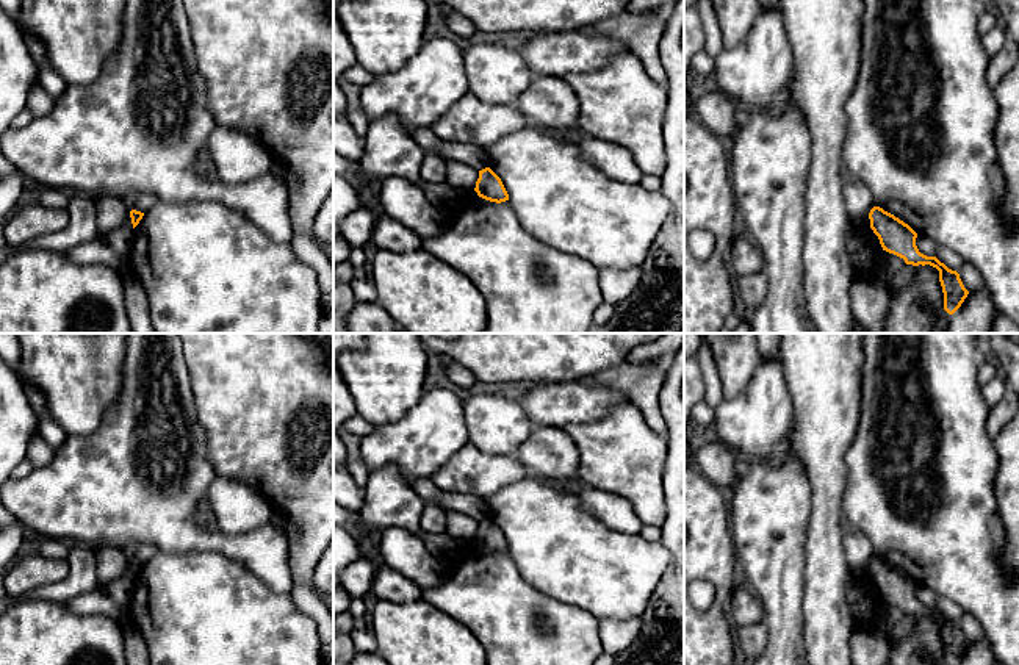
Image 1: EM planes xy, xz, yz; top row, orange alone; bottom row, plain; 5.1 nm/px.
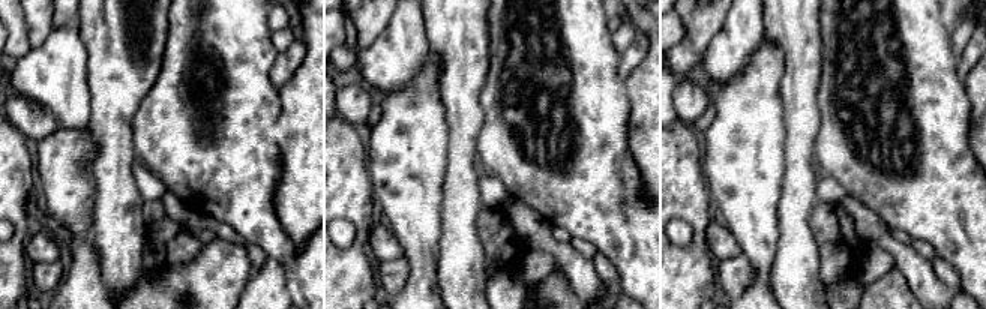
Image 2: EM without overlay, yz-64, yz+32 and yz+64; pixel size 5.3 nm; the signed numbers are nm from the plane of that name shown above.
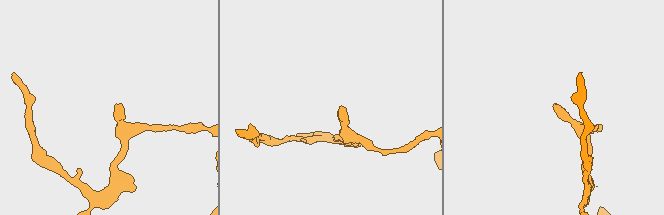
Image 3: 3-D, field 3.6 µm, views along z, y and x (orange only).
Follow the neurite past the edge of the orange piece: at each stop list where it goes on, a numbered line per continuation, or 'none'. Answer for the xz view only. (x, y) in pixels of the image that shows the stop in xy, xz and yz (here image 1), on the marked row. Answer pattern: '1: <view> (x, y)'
none

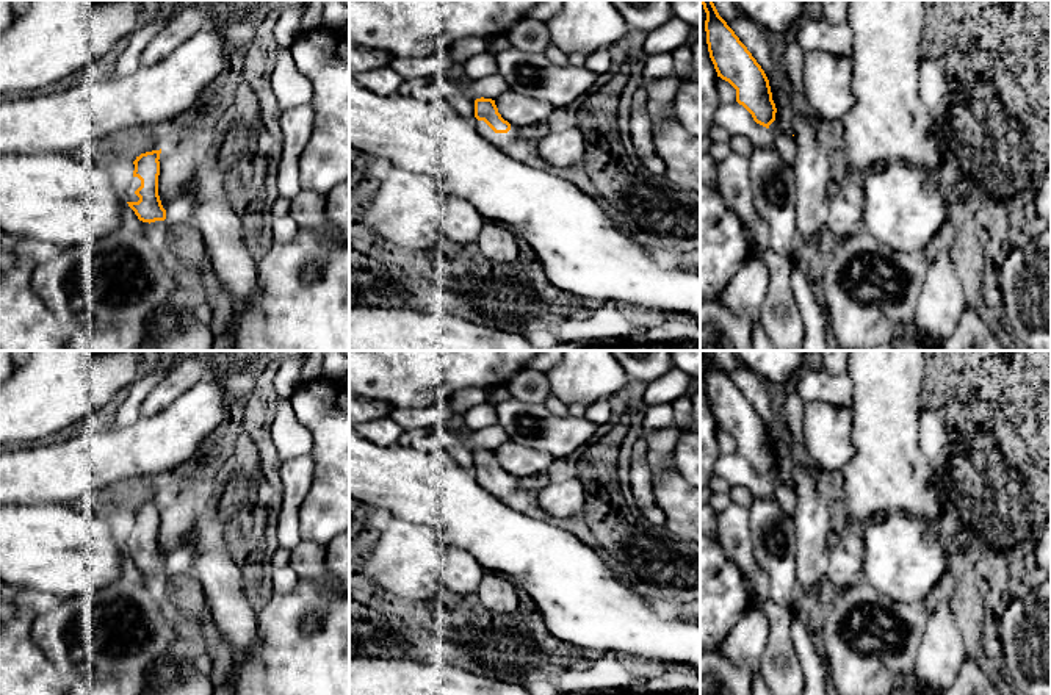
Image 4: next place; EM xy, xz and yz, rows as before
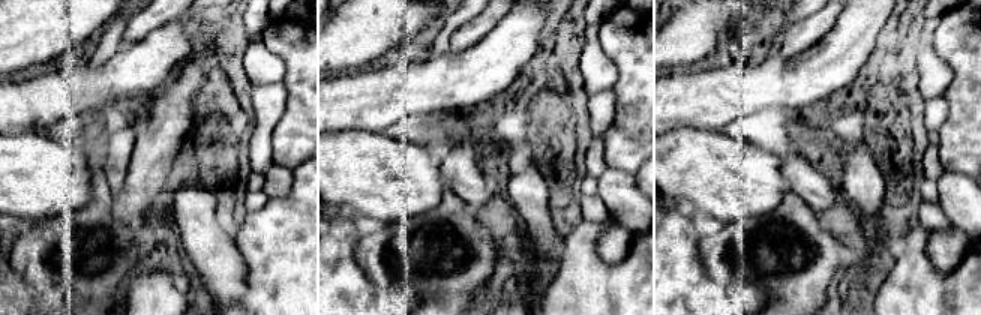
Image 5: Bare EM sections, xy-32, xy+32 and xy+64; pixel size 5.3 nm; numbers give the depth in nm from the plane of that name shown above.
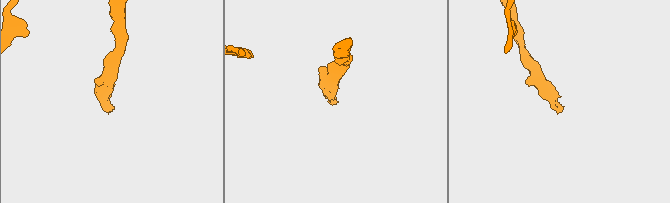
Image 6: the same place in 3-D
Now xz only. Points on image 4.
1: xz (500, 140)

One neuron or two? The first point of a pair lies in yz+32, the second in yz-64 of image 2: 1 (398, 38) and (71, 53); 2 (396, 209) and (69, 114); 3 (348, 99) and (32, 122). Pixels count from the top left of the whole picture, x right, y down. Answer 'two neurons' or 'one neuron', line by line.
1: one neuron
2: two neurons
3: one neuron

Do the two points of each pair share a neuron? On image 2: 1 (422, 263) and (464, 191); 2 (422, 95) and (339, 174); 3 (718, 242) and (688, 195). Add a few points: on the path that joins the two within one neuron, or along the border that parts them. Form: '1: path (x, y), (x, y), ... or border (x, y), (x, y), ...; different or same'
1: border (443, 197), (440, 206), (440, 254), (435, 266); different
2: border (366, 155), (368, 177), (374, 189); different
3: border (709, 222), (706, 245), (715, 258); different

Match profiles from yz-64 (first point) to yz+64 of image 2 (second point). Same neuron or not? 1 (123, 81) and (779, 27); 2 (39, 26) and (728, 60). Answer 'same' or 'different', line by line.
1: same
2: different

